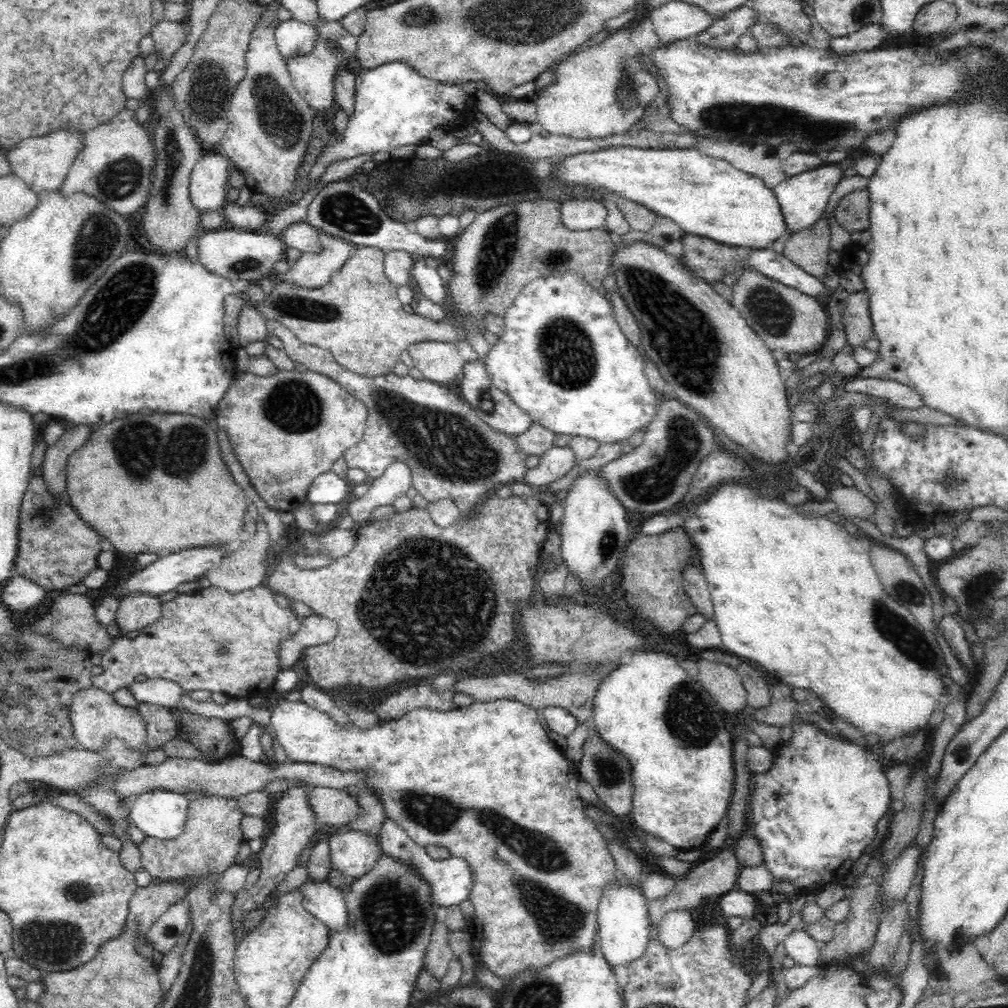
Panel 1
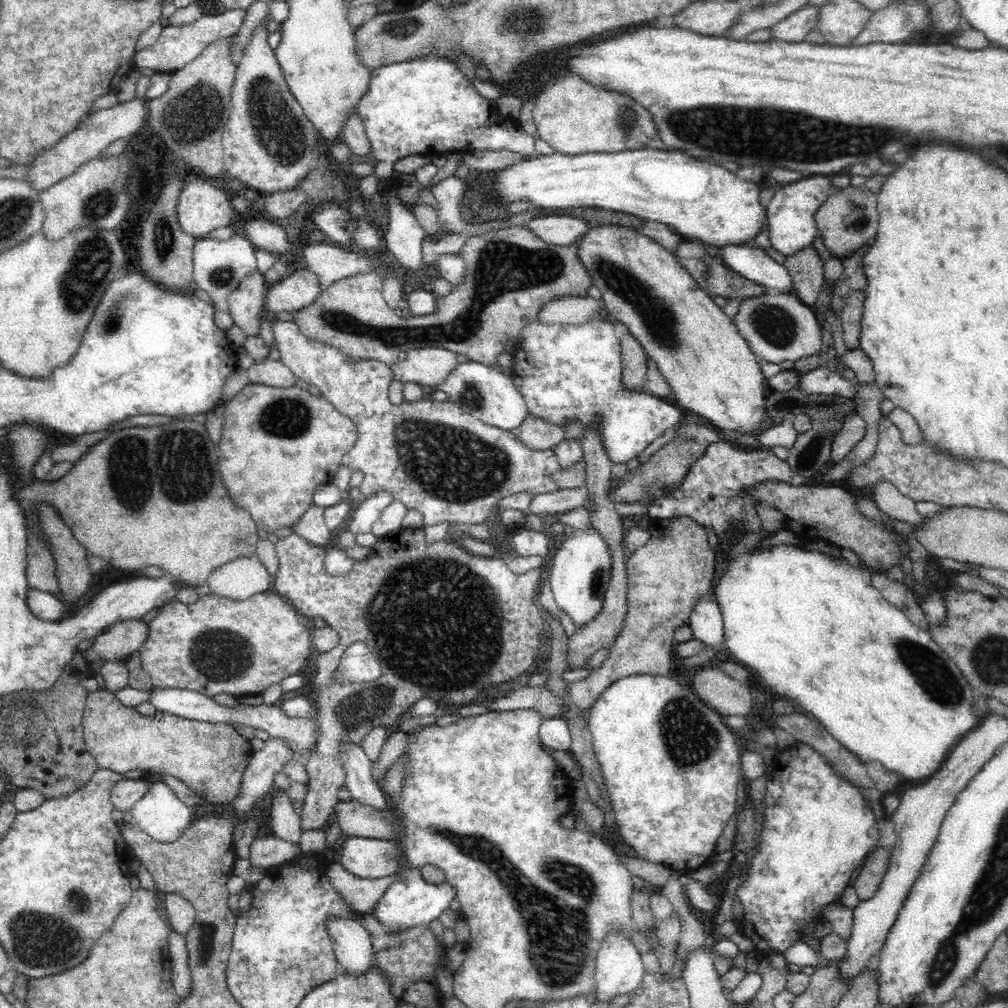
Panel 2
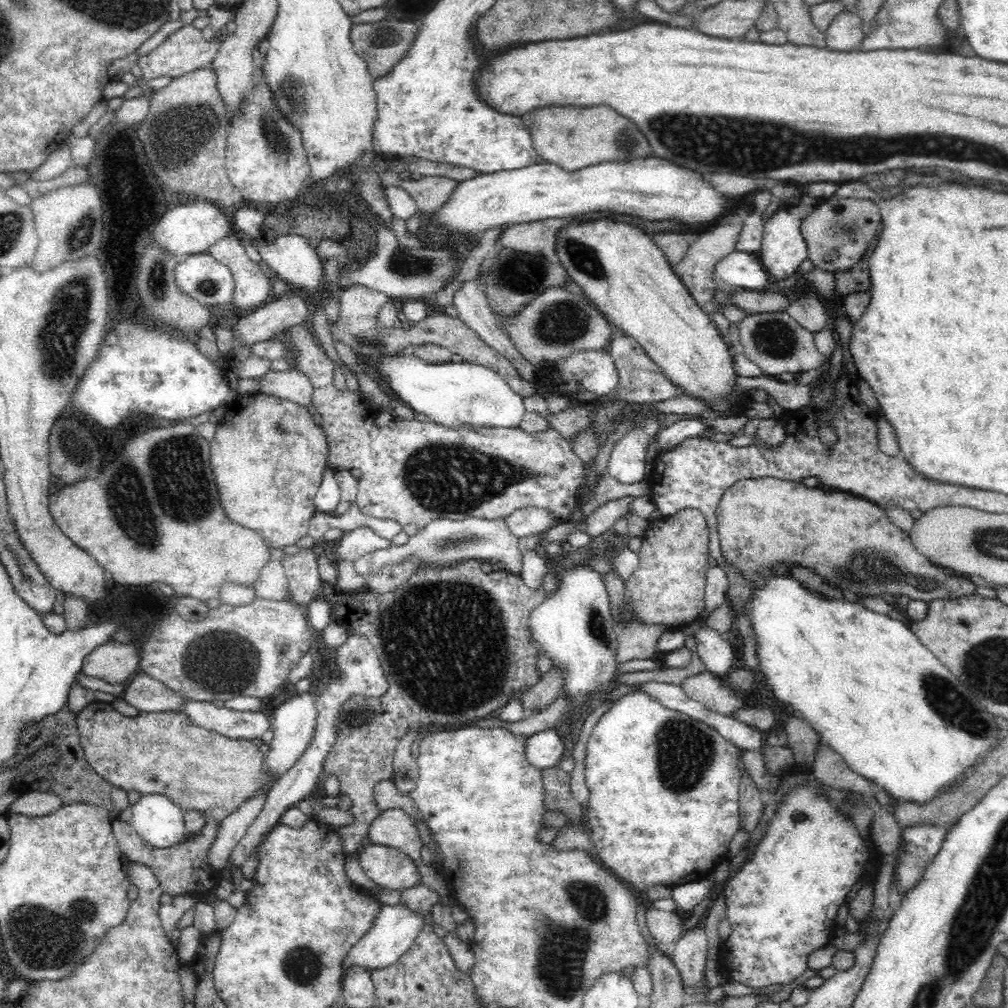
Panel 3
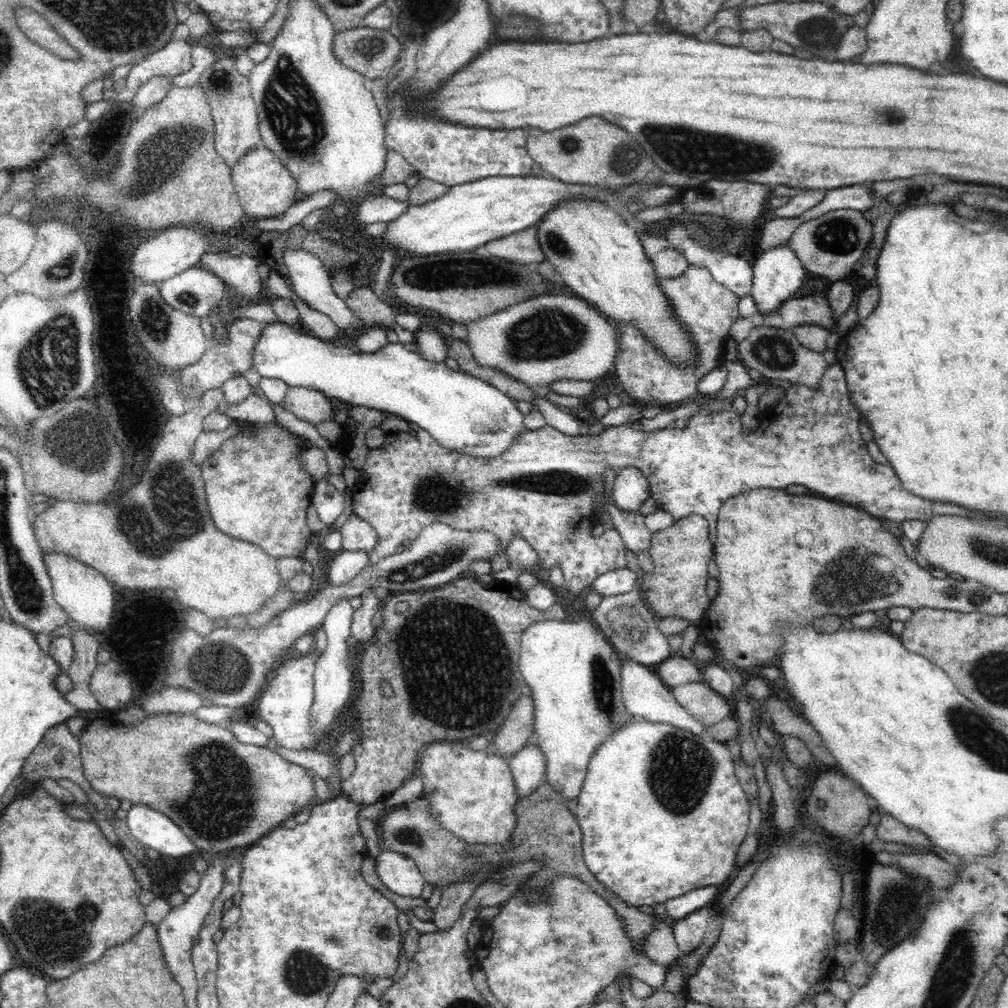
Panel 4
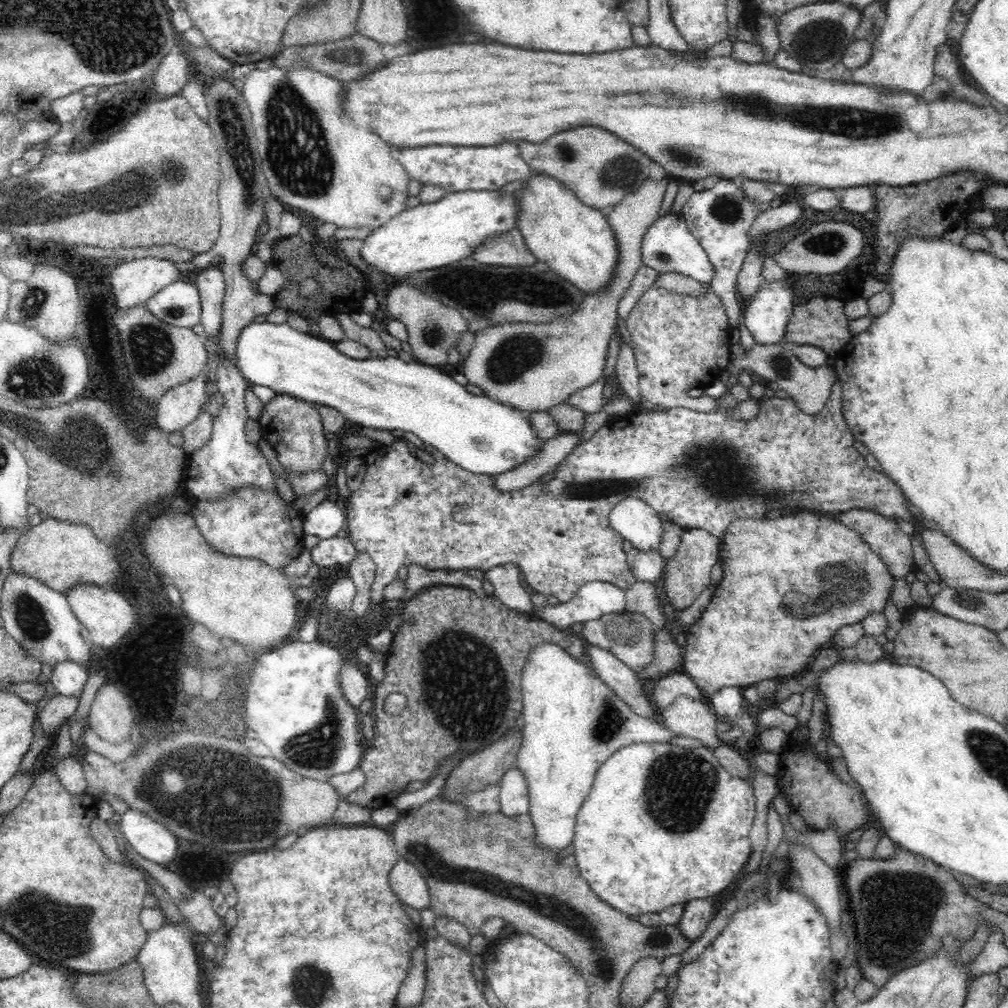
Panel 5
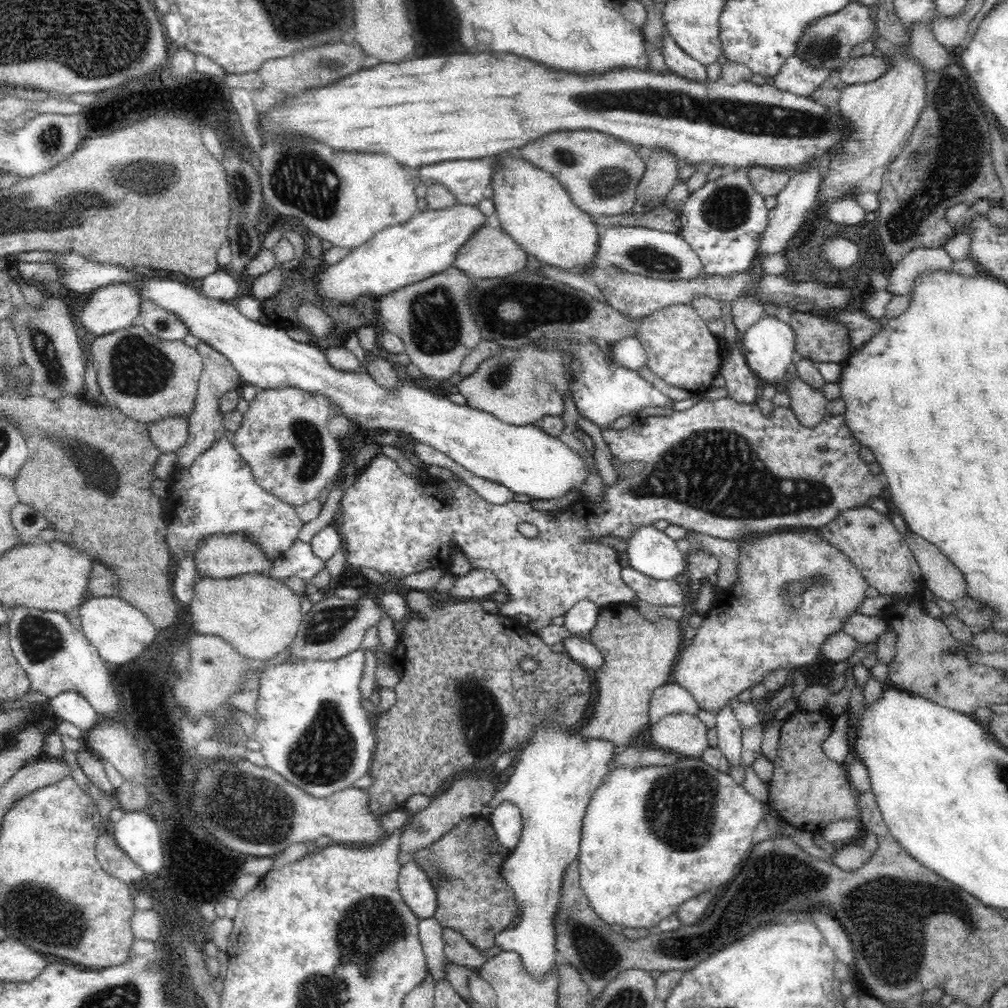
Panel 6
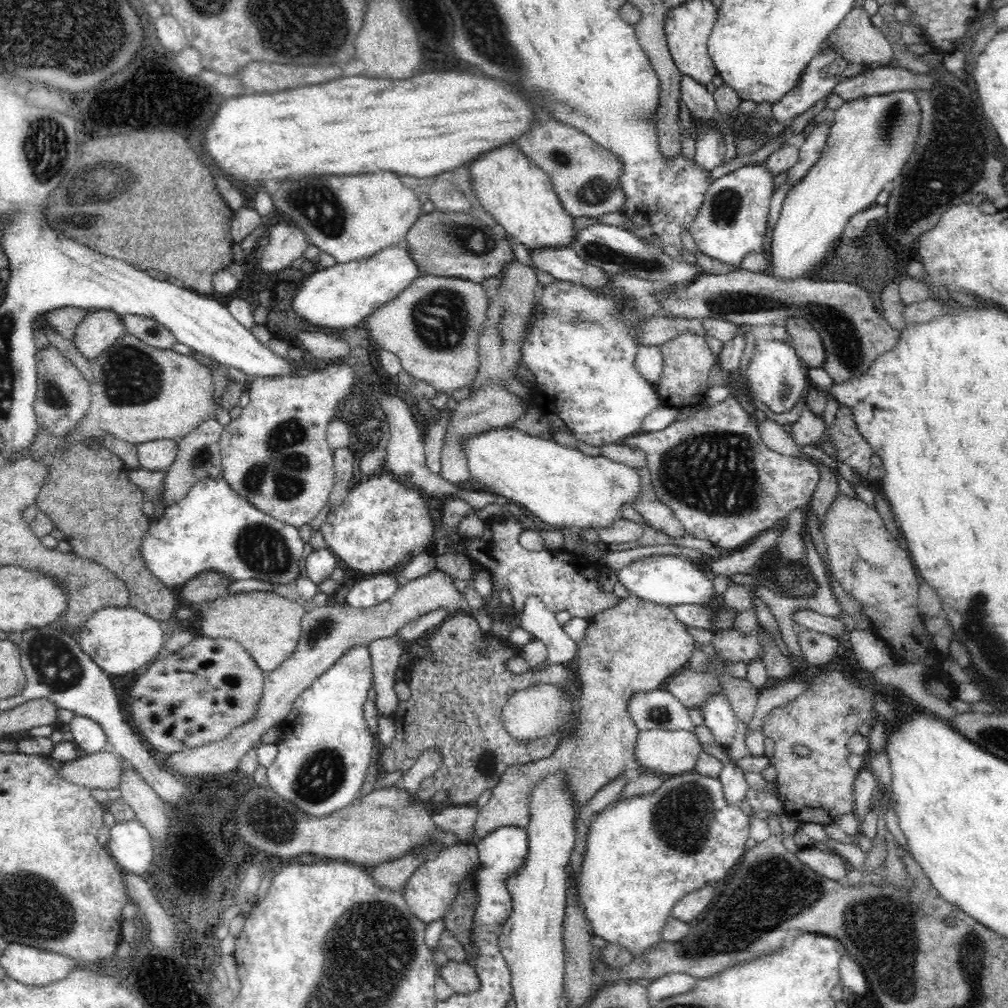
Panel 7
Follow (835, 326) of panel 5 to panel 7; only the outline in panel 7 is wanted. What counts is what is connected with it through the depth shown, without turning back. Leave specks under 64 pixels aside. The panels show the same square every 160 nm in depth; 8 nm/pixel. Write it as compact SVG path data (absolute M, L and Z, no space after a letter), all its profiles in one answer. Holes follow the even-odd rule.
M794 317L785 319L784 323L799 360L804 361L808 369L821 368L825 364L825 348L809 321Z

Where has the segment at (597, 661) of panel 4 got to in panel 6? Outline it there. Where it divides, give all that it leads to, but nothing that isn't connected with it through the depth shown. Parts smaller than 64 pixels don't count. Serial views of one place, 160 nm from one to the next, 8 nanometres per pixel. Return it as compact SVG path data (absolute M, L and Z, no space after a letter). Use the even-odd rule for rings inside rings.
M572 728L562 730L538 730L536 736L531 736L526 746L516 757L510 771L510 776L501 784L494 799L489 800L485 808L479 812L478 818L485 818L491 821L491 815L503 802L509 801L514 804L521 813L523 831L518 848L512 850L509 858L501 864L500 873L506 884L513 889L514 896L518 903L520 921L514 927L508 926L495 936L495 945L500 951L515 952L521 956L525 965L525 972L531 977L542 977L551 965L557 964L560 960L555 948L555 914L559 910L560 894L564 872L568 865L579 856L583 817L590 805L590 799L599 788L600 780L606 774L609 765L616 755L616 745L602 740L588 740L584 742L578 738L578 732Z

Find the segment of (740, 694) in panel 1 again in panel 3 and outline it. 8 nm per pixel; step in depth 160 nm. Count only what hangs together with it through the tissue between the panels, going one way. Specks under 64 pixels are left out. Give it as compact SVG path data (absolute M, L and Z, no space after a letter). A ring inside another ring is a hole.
M710 672L688 675L680 684L688 698L701 702L710 711L730 716L734 710L741 709L742 699Z

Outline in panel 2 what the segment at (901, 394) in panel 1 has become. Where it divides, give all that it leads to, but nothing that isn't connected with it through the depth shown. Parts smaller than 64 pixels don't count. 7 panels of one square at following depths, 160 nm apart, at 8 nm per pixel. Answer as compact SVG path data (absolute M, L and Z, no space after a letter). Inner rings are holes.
M821 366L812 372L800 376L800 382L794 387L804 395L838 395L848 397L852 395L854 385L841 378L838 372L830 371Z

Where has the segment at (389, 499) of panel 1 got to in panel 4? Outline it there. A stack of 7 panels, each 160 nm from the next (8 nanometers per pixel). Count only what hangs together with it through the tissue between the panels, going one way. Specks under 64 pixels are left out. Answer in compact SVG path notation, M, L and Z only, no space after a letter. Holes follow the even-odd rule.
M342 548L338 556L330 564L328 585L350 584L367 567L367 563L368 553L364 553L364 551L346 551L346 549Z

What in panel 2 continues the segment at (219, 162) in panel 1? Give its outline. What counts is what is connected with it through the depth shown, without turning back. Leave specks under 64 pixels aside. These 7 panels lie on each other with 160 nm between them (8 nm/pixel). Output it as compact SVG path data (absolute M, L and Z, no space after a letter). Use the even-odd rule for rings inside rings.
M210 179L187 180L178 194L178 224L196 240L208 237L217 228L229 227L235 215L226 192L212 186Z

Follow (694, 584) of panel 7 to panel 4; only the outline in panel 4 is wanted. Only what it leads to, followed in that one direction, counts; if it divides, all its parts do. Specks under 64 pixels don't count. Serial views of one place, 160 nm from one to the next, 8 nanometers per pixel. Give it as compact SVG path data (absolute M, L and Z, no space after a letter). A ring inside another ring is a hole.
M623 466L616 473L613 487L614 505L624 513L638 513L644 517L641 506L652 496L646 477L634 466Z

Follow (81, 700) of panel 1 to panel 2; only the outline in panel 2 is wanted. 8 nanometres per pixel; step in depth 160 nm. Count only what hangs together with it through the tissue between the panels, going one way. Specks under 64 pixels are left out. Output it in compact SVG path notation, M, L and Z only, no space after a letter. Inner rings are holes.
M91 691L87 696L85 707L83 710L83 735L86 743L87 751L96 759L100 768L110 770L118 775L126 774L126 772L141 772L141 777L144 779L150 779L150 781L166 781L164 777L170 775L174 779L183 782L190 791L196 793L198 798L201 798L201 803L205 807L212 808L228 808L232 802L239 796L245 768L248 766L251 754L254 752L248 740L244 739L242 735L238 733L236 728L230 727L228 724L218 722L205 722L205 721L191 721L185 717L179 717L171 715L170 713L163 713L160 710L155 710L152 716L144 716L134 710L134 707L127 707L118 701L117 697L113 695L111 691Z

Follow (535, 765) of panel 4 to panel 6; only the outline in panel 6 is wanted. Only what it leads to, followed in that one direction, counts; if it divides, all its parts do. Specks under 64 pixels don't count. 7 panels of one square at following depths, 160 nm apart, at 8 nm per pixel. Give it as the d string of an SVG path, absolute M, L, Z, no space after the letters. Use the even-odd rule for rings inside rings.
M503 801L491 815L490 822L501 849L516 850L523 831L520 810L509 801Z

